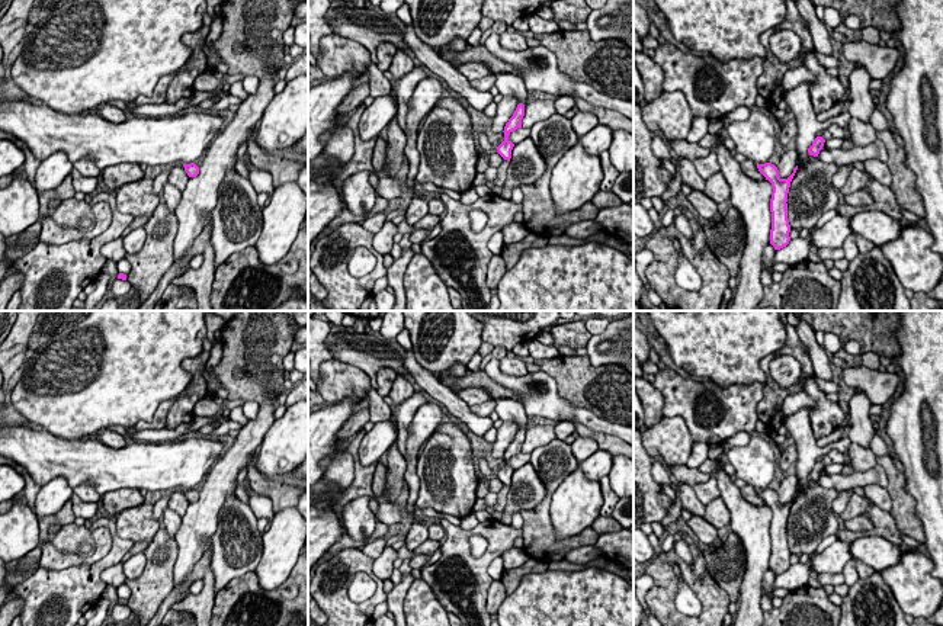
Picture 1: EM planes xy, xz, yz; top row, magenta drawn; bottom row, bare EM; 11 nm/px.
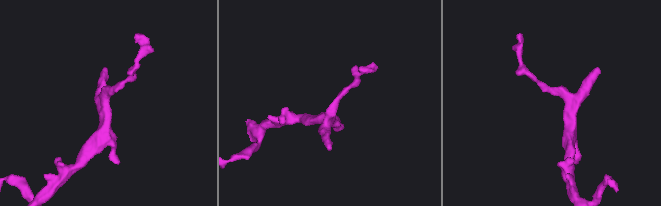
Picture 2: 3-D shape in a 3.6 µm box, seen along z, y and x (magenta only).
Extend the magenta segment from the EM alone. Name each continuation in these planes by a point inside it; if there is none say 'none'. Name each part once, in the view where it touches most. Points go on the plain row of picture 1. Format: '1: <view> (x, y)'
1: yz (834, 456)

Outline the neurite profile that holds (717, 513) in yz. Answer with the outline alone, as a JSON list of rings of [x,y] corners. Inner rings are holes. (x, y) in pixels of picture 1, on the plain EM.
[[[721,497],[705,507],[705,520],[718,530],[729,524],[731,514]]]

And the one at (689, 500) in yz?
[[[681,484],[679,489],[681,507],[690,511],[692,516],[705,517],[705,505],[697,498],[693,487],[690,487],[689,484]]]

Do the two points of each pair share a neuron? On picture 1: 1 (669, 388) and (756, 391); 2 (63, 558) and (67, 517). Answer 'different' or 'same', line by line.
1: same
2: different

